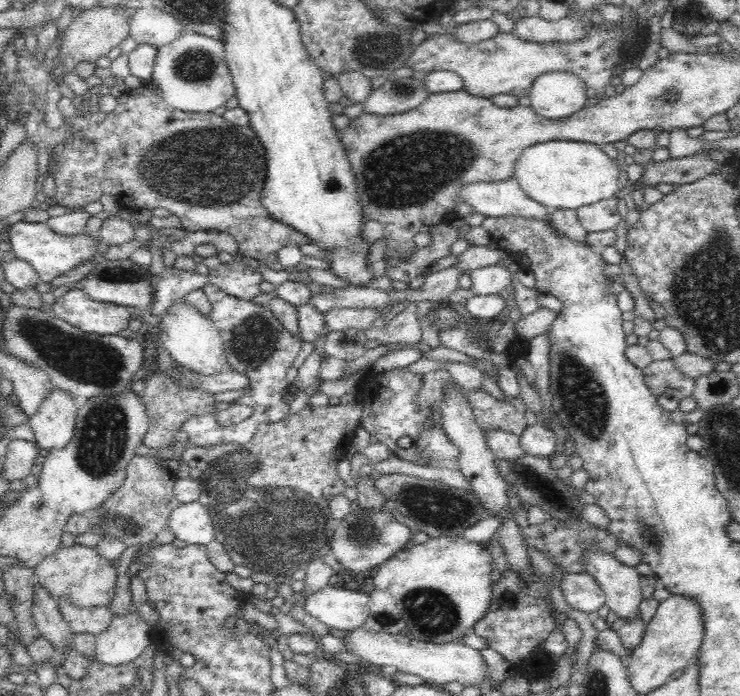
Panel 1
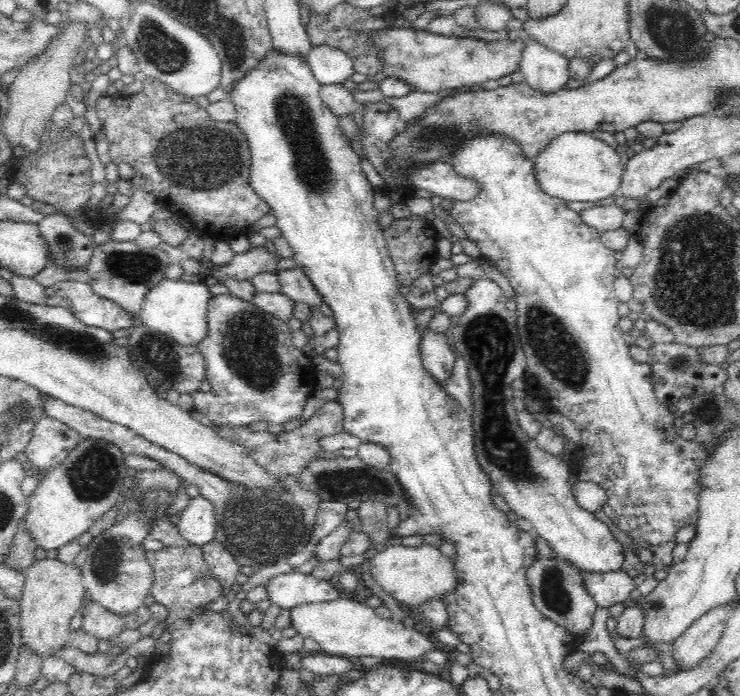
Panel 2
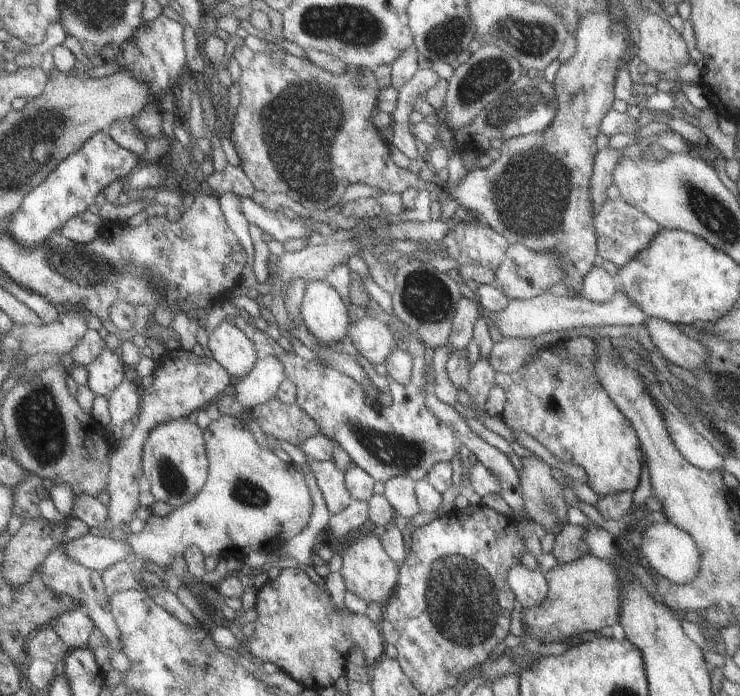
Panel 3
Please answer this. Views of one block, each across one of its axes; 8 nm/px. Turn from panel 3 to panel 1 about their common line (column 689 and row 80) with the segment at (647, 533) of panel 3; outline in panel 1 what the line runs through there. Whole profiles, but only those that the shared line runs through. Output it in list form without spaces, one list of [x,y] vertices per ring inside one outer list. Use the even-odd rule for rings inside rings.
[[[546,73],[532,86],[529,96],[534,113],[550,121],[570,119],[588,106],[585,84],[568,73]]]

